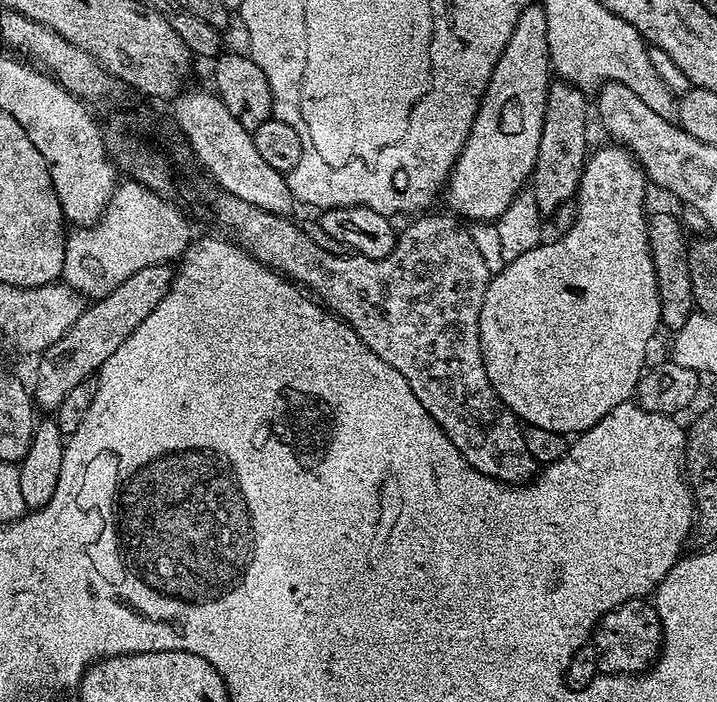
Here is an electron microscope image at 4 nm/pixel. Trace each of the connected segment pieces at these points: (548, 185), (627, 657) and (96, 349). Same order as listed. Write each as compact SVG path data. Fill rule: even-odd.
M556 82L548 89L542 138L538 142L538 154L530 177L530 193L541 217L548 218L551 212L558 211L571 196L573 199L577 195L580 187L584 162L590 152L587 112L590 104L587 104L584 98L585 93L573 84Z
M647 599L627 600L600 619L590 637L604 674L640 674L657 659L661 646L659 615Z
M171 263L146 266L145 269L130 274L130 278L121 280L112 293L89 303L85 307L84 313L78 318L78 322L74 322L74 326L70 326L70 330L66 330L66 334L62 334L62 338L58 338L58 342L54 342L54 346L47 348L39 357L40 365L36 368L36 388L34 387L35 407L40 410L45 408L48 411L45 413L48 414L55 413L74 386L88 377L95 377L101 366L107 364L110 354L114 354L114 350L118 350L118 346L122 346L122 342L126 342L126 338L130 338L130 334L134 334L137 326L148 323L150 313L158 306L158 302L162 302L164 295L171 290L173 279L174 268Z

